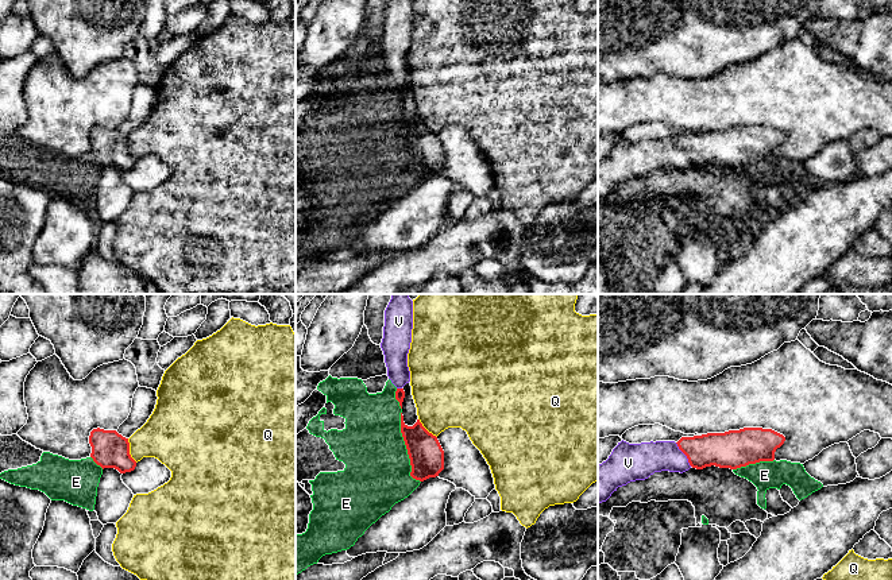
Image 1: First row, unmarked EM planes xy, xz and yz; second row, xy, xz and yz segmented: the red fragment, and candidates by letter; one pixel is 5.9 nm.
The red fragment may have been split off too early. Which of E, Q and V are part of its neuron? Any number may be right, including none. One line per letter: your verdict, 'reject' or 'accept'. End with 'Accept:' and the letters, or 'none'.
E: reject
Q: reject
V: accept
Accept: V

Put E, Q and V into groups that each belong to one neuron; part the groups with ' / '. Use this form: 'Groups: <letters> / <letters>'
Groups: E / Q / V

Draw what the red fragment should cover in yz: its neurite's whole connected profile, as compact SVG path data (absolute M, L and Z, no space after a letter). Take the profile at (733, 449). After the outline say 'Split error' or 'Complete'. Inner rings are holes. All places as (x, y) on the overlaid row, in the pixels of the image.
M744 428L725 433L681 437L675 441L618 442L606 461L598 464L598 503L618 487L645 480L654 472L686 472L691 467L737 469L760 461L773 461L785 437L772 429Z. Split error

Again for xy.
M93 429L89 444L92 446L90 457L103 469L115 468L120 473L135 469L136 461L130 455L128 438L116 430Z. Complete

